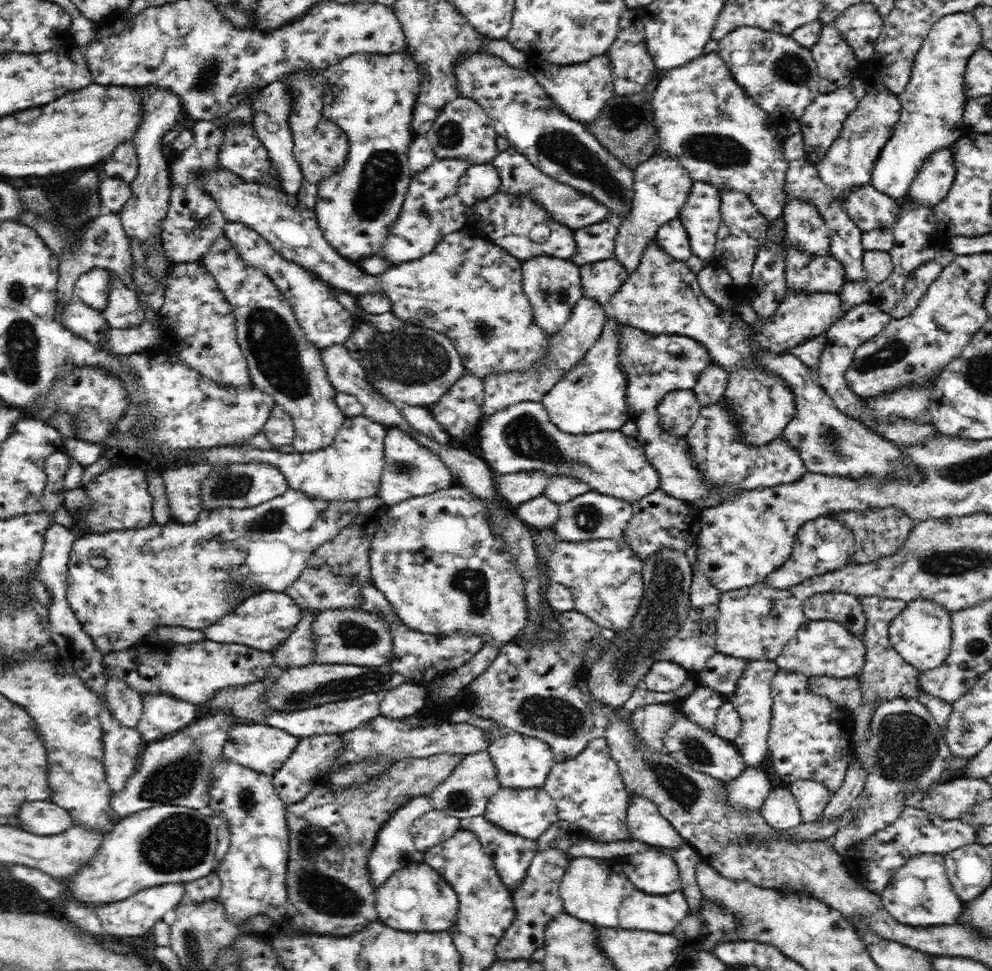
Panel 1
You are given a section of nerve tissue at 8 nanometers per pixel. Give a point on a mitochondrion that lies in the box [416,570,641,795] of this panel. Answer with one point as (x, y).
(556, 716)

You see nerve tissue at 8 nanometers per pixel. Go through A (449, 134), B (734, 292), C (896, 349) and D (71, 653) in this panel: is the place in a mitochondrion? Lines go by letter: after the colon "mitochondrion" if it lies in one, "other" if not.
A: mitochondrion
B: other
C: mitochondrion
D: other

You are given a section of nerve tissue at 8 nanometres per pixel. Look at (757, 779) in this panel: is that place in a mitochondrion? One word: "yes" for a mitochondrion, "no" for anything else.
no

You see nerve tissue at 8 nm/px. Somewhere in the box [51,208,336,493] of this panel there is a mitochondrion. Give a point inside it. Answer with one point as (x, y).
(271, 341)

